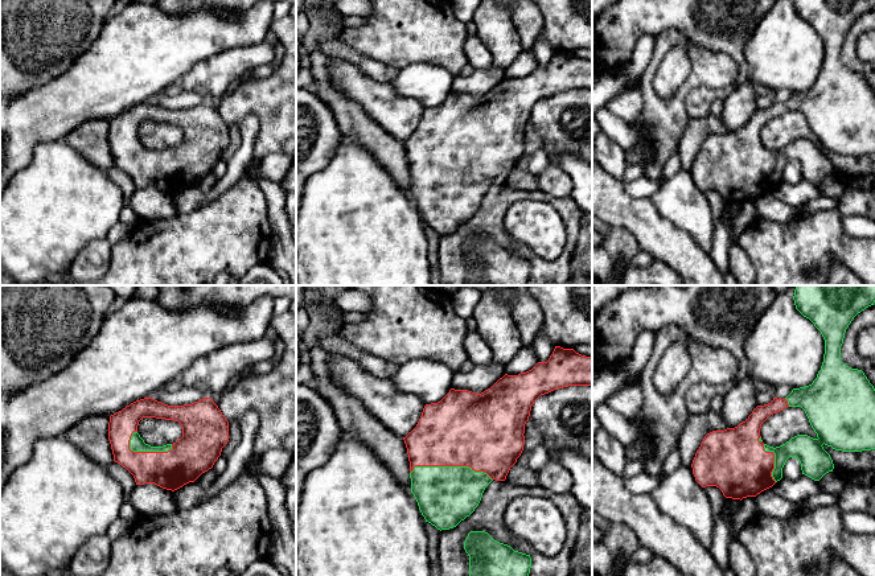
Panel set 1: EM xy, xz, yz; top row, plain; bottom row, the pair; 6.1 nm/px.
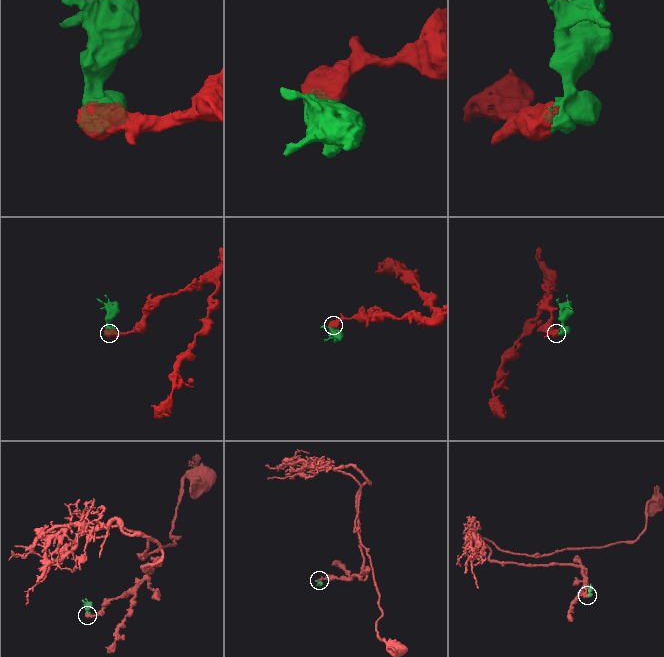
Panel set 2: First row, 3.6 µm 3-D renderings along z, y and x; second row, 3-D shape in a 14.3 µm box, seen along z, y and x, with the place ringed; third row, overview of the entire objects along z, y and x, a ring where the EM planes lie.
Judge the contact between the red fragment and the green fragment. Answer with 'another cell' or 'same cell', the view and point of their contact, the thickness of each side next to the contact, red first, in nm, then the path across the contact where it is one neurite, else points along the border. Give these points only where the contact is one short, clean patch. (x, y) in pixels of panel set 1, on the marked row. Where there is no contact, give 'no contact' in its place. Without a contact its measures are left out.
same cell; meets red in xz at (451, 465); 460 nm thick on the red side, 360 nm on the other

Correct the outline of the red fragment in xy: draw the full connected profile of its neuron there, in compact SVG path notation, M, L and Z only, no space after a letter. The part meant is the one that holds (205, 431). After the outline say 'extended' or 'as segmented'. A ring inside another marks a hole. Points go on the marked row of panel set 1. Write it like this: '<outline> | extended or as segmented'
M149 396L136 400L110 416L108 440L114 461L133 476L136 485L155 484L174 491L189 482L194 482L202 473L213 468L222 448L229 441L229 421L210 398L204 398L192 404L168 406ZM143 417L178 421L182 427L182 437L173 444L151 447L137 433L137 425Z | extended

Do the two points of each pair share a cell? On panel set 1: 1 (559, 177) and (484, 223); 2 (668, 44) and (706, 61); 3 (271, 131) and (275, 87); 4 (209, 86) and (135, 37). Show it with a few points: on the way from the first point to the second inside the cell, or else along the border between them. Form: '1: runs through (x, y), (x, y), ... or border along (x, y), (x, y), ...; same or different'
1: border along (539, 189), (555, 197), (570, 196); different
2: runs through (649, 72), (648, 91), (658, 102), (685, 89); same
3: runs through (275, 120), (275, 98); same
4: border along (214, 54), (196, 62), (177, 82); different

